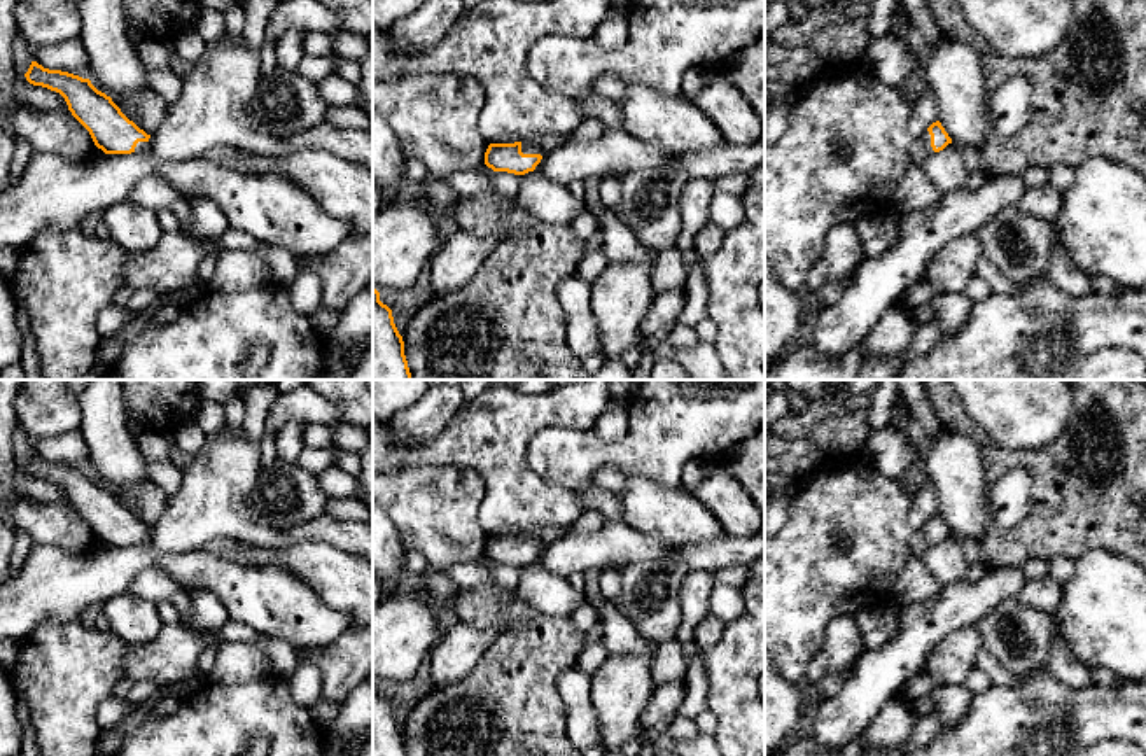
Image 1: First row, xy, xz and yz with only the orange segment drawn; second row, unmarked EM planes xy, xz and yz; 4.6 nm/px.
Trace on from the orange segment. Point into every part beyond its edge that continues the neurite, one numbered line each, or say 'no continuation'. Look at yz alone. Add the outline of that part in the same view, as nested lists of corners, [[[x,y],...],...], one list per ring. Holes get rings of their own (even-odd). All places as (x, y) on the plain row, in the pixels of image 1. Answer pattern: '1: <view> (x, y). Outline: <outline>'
1: yz (921, 541). Outline: [[[926,523],[920,530],[913,532],[910,539],[912,556],[922,558],[929,548],[936,546],[931,539],[931,527]]]

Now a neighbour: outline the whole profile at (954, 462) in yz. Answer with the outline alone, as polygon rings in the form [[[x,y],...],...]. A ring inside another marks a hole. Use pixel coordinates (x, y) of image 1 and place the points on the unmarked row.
[[[941,427],[922,462],[938,494],[938,513],[952,534],[980,541],[992,523],[983,453],[975,439]]]

